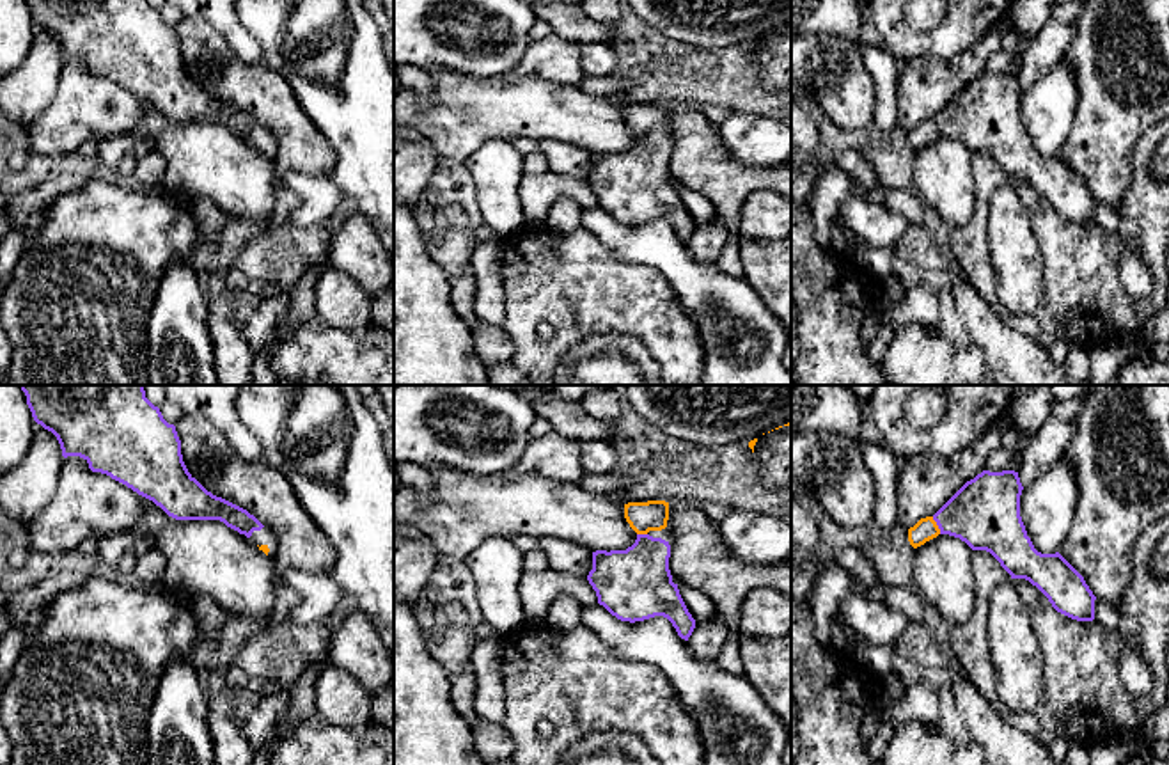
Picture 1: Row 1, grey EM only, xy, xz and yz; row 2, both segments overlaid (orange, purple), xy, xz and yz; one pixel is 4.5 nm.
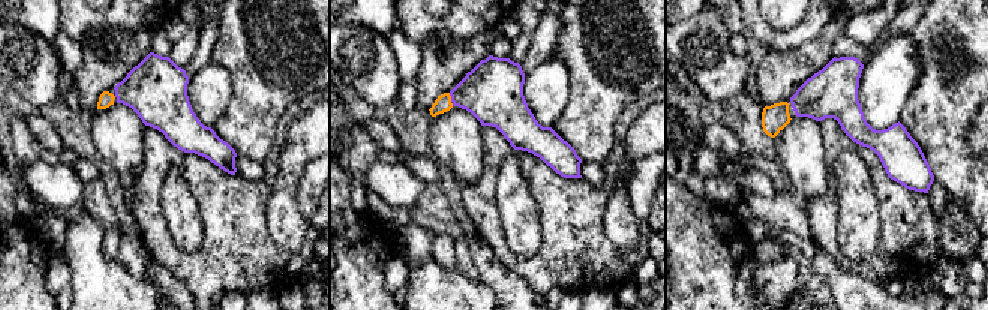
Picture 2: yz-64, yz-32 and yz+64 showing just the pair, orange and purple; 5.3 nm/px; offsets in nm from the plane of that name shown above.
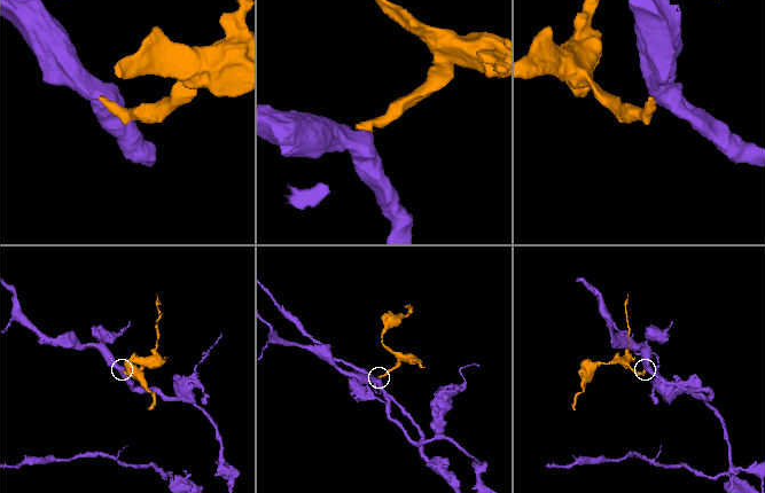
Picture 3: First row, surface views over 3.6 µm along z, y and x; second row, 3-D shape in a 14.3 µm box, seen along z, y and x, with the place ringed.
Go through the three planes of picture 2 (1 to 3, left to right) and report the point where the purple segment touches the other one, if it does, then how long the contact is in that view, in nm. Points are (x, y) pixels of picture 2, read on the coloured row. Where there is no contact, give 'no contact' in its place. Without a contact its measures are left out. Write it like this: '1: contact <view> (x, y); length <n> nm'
1: no contact
2: contact yz-32 (450, 98); length 50 nm
3: no contact

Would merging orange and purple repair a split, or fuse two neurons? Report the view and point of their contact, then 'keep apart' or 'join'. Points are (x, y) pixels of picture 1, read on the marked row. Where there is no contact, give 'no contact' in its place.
yz (937, 526) | join

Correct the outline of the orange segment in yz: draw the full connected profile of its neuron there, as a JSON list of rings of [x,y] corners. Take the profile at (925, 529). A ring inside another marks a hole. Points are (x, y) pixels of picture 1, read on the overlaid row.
[[[983,470],[967,481],[933,517],[908,529],[914,548],[949,534],[972,550],[990,552],[1011,579],[1036,586],[1052,607],[1077,621],[1094,619],[1096,596],[1084,577],[1059,554],[1041,554],[1027,536],[1020,517],[1018,472]]]

